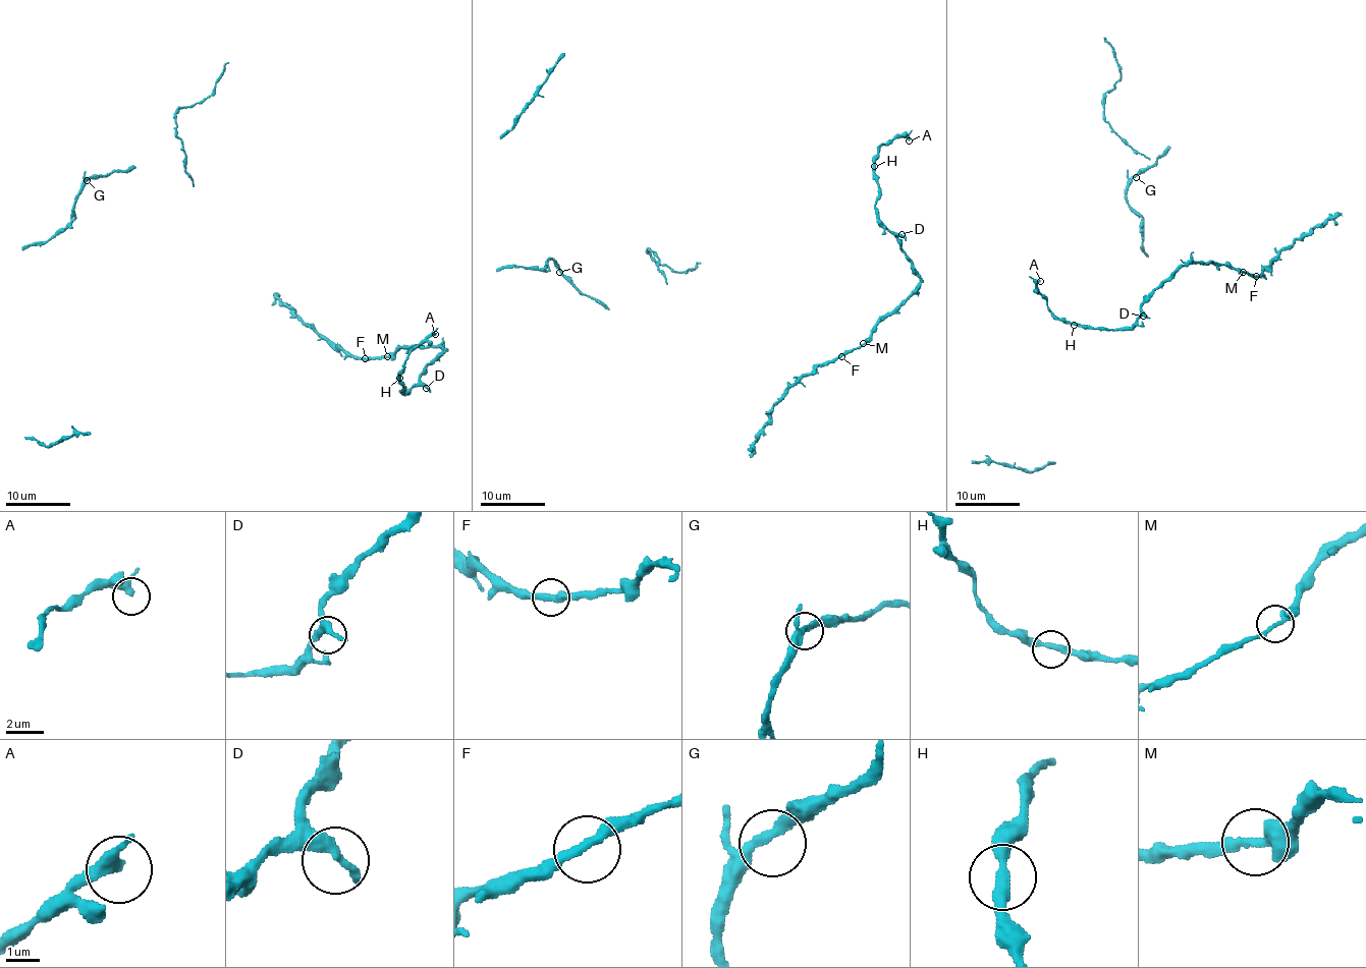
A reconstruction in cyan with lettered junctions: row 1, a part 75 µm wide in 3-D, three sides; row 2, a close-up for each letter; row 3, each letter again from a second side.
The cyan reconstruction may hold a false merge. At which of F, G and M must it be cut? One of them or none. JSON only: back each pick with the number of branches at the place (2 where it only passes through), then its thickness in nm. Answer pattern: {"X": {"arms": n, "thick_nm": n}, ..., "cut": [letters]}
{"cut": []}

